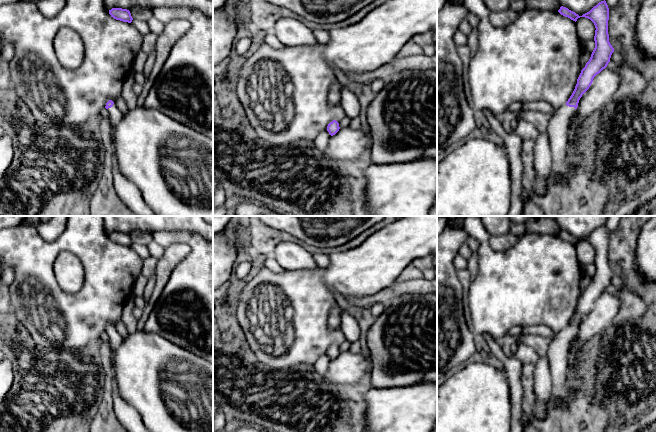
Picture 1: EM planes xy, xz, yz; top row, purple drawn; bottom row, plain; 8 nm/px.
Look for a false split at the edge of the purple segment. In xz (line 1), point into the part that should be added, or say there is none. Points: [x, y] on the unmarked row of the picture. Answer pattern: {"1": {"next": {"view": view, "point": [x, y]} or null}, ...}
{"1": {"next": null}}

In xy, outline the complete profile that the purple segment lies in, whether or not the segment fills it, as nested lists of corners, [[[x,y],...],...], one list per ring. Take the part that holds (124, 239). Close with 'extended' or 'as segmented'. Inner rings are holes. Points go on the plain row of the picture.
[[[112,232],[111,234],[109,234],[109,238],[114,243],[120,244],[120,245],[123,245],[123,246],[131,247],[132,244],[133,244],[130,235],[127,234],[127,233]]]; as segmented

